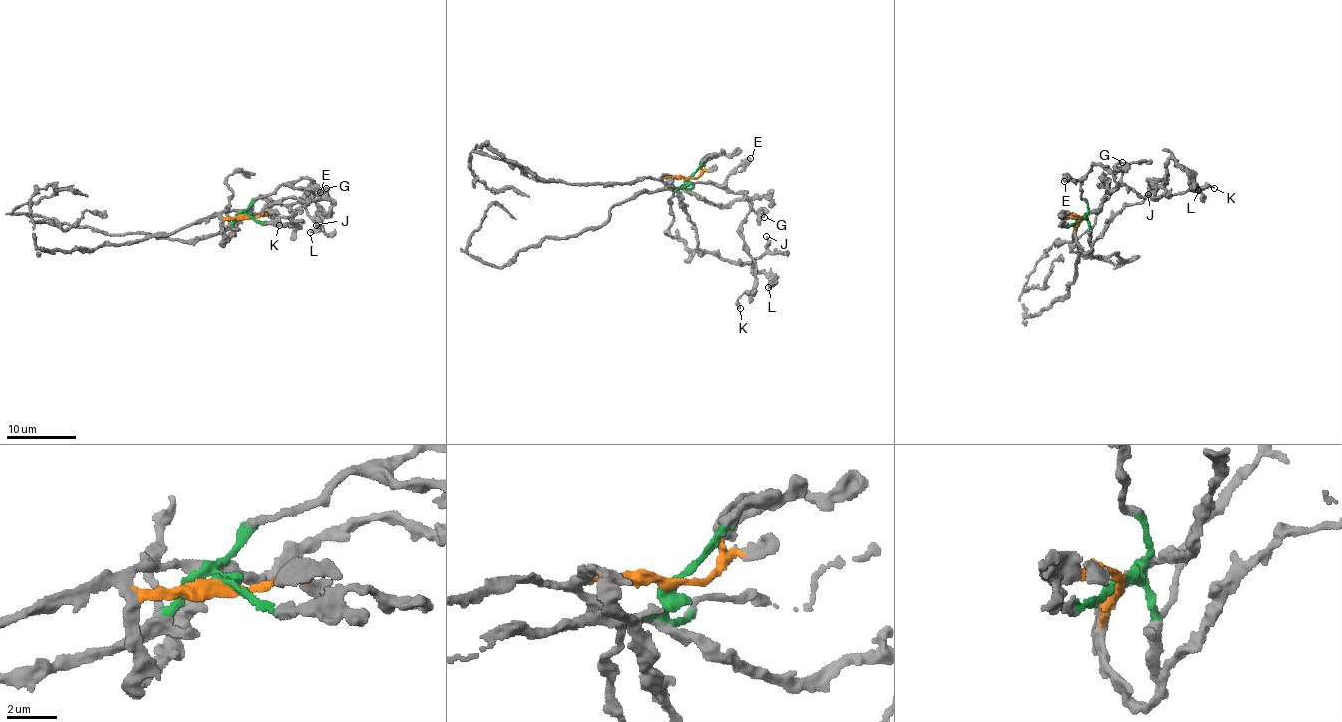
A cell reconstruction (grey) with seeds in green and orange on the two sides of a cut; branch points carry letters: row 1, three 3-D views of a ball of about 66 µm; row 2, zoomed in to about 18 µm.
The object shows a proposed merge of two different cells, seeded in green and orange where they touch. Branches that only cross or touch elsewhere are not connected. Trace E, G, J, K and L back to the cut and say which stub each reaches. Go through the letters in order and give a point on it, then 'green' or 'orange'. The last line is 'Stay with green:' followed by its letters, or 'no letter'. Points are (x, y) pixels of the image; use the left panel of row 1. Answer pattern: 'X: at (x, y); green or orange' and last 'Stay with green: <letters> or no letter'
E: at (320, 192); green
G: at (326, 188); green
J: at (316, 225); orange
K: at (279, 225); green
L: at (310, 232); orange
Stay with green: E, G, K

